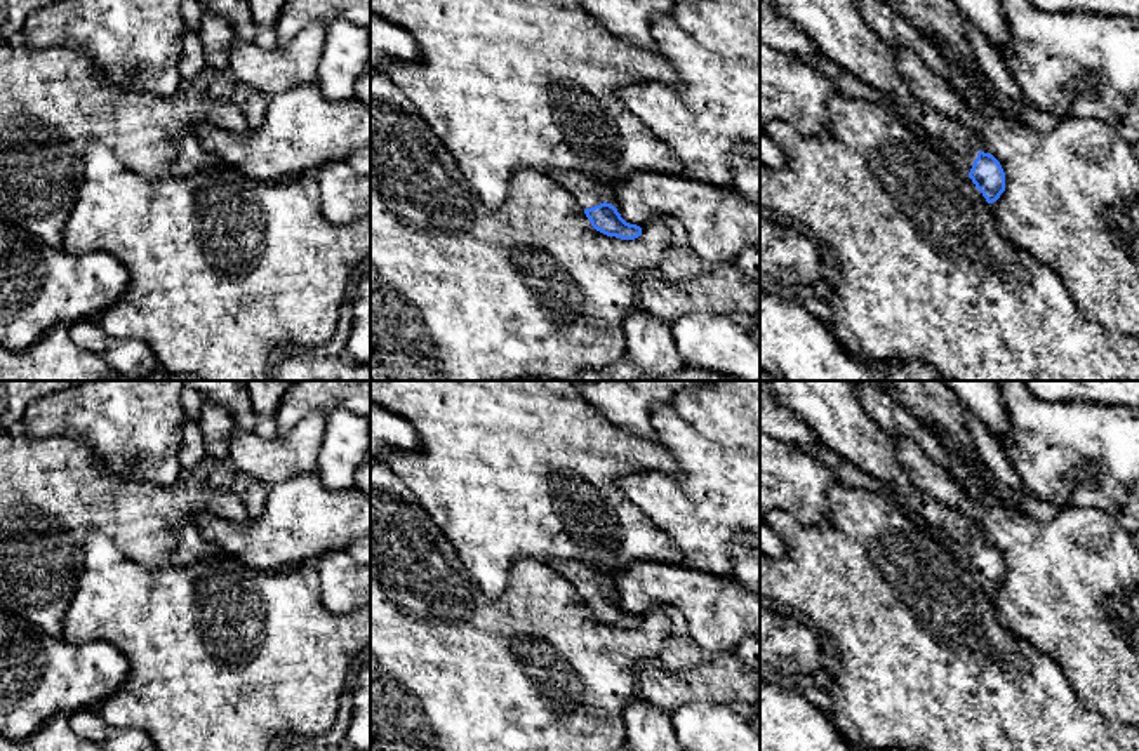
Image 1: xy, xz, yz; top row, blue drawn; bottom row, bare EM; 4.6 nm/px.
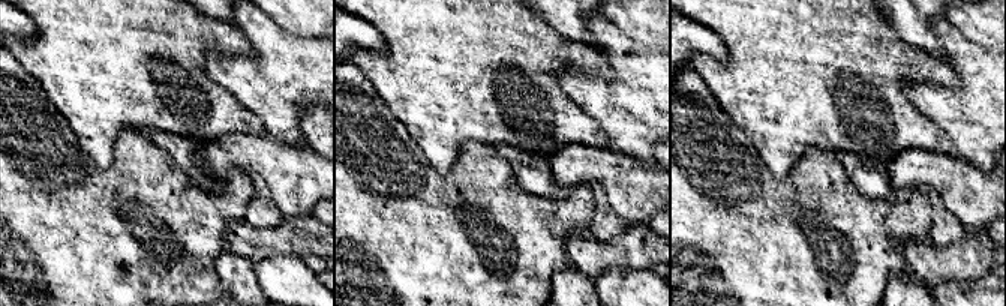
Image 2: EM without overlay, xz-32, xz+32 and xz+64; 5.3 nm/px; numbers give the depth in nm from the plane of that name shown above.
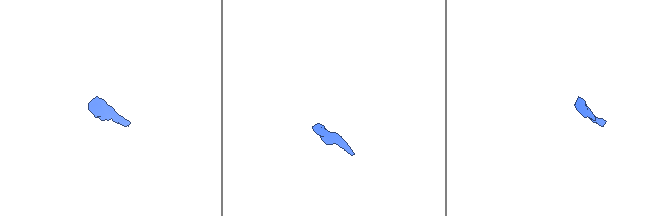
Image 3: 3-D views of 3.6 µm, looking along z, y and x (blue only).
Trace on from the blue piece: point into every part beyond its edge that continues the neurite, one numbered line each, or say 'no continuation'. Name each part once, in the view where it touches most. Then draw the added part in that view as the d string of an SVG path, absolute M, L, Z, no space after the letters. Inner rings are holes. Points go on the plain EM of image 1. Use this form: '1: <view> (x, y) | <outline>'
1: yz (964, 551) | M930 528L934 539L937 539L946 549L949 549L963 565L969 567L969 562L977 548L977 535L967 542L960 542L941 530Z

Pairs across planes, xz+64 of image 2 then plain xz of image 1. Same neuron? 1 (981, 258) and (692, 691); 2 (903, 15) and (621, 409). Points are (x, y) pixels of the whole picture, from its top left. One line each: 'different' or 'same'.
1: same
2: same

